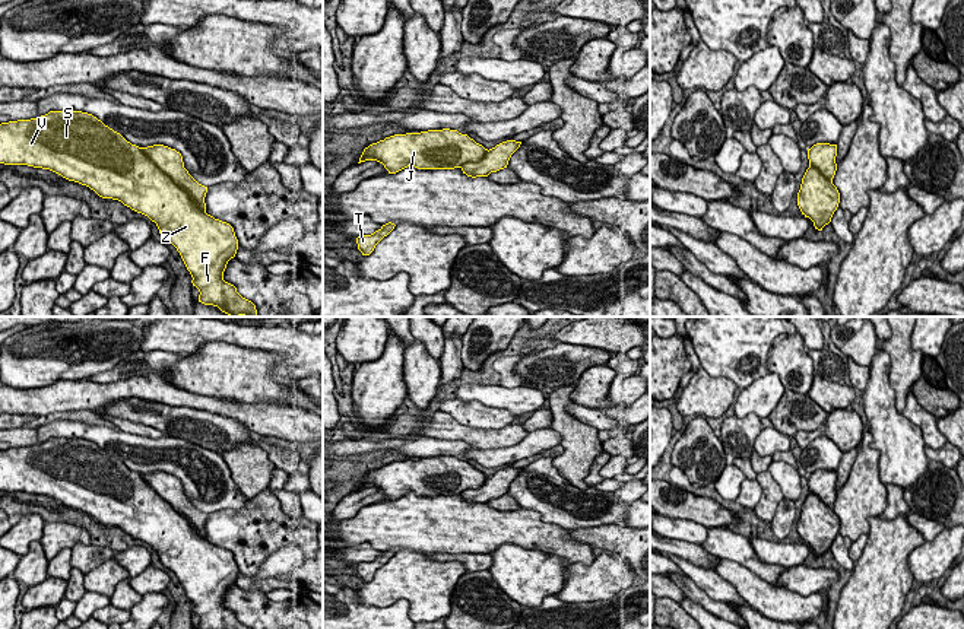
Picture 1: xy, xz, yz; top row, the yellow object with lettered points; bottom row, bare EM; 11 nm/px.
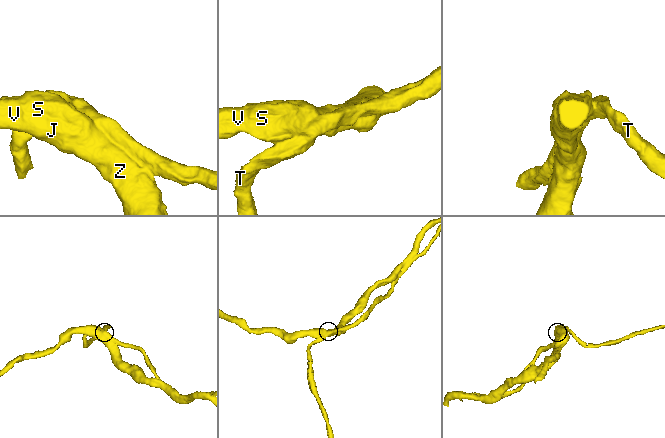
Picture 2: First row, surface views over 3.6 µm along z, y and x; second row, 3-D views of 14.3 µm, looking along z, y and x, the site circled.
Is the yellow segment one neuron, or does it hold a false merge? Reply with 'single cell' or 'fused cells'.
single cell

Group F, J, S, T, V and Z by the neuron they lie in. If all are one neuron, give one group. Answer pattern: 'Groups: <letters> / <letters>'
Groups: F J S T V Z

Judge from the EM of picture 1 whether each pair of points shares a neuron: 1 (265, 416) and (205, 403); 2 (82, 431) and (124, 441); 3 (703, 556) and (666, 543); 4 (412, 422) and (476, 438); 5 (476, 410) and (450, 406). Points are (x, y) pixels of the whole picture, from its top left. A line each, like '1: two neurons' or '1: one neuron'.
1: one neuron
2: one neuron
3: one neuron
4: one neuron
5: one neuron

